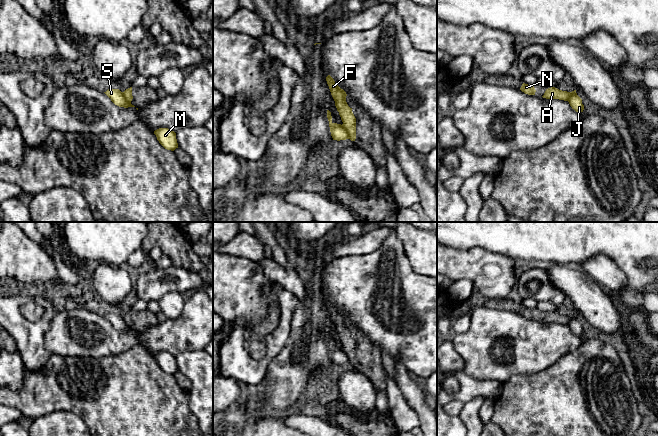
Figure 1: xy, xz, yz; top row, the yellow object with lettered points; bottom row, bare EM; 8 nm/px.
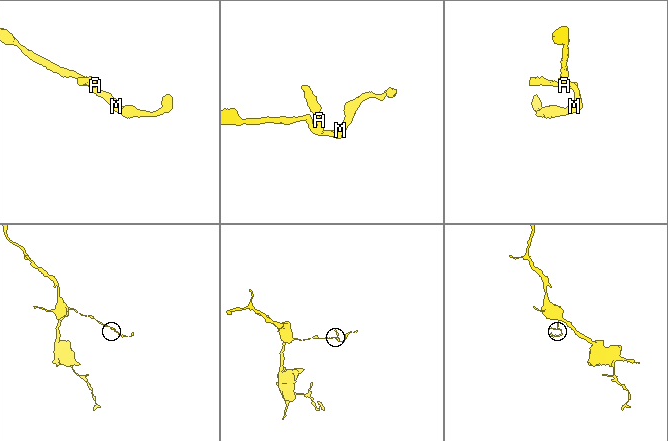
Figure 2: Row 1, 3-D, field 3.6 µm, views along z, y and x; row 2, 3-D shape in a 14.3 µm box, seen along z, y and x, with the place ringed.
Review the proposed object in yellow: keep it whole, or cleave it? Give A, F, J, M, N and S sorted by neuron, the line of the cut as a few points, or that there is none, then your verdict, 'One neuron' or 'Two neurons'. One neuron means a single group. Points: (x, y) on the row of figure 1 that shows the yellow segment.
Groups: A F N / J M S. Split along xz (341, 125), (349, 138). Two neurons

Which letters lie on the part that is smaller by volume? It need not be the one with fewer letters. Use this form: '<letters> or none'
A, F, N

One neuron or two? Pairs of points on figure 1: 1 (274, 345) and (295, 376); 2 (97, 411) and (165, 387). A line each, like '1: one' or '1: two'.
1: two
2: one

